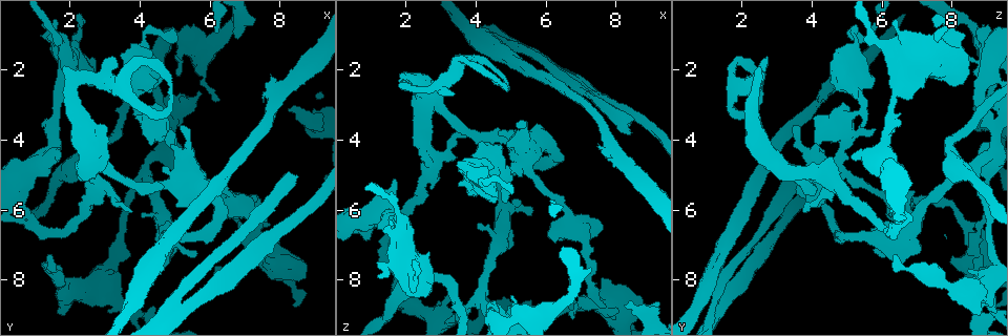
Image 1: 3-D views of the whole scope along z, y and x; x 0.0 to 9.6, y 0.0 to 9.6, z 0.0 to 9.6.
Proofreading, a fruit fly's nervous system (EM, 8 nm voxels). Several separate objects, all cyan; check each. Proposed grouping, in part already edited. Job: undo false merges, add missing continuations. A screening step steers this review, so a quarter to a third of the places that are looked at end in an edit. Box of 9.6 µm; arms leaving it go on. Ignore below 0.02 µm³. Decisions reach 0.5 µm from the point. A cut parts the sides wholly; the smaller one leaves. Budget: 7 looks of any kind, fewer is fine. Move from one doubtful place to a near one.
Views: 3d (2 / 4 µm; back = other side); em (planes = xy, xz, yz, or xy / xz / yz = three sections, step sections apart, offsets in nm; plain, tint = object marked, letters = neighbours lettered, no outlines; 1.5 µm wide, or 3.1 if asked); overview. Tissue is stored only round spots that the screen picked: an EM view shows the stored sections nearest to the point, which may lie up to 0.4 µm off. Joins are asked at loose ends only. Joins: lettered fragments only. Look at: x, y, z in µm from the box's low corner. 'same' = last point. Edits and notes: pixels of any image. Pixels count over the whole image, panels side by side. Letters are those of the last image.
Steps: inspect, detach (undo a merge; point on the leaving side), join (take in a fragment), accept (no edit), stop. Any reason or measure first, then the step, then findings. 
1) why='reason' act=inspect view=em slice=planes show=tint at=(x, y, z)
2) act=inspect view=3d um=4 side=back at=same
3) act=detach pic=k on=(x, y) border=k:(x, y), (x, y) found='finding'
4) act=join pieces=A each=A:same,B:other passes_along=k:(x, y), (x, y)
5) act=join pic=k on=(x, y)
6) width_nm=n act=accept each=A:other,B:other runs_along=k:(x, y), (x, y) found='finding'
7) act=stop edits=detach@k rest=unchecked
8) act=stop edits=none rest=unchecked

why='an open end' act=inspect view=3d um=2 at=(1.25, 0.65, 7.95)

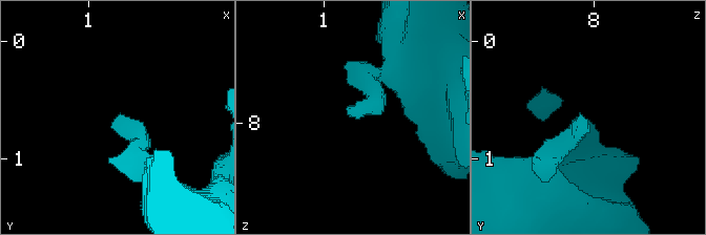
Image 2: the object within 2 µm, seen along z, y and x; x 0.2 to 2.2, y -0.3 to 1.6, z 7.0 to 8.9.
act=inspect view=em slice=planes show=tint at=(1.24, 0.72, 7.94)

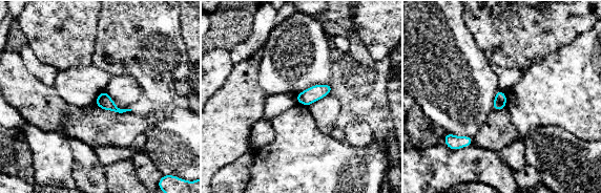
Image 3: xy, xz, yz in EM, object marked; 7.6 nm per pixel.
act=inspect view=em slice=planes show=letters at=same

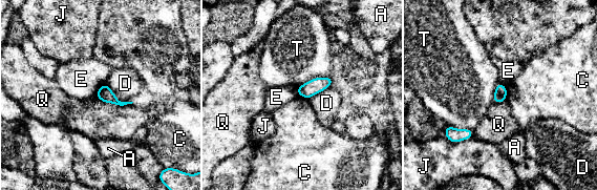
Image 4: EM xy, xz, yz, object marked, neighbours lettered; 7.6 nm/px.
act=accept each=A:other,C:other,D:other,E:other,J:other,Q:other,T:other border=4:(506, 86), (507, 99) found='no lettered fragment goes on from it'

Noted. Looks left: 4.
why='two arms at a narrow angle' act=inspect view=3d um=4 side=back at=(7.85, 3.10, 4.05)

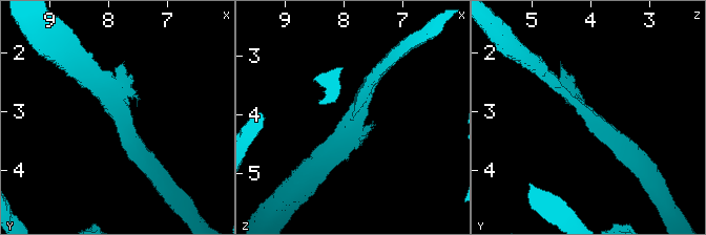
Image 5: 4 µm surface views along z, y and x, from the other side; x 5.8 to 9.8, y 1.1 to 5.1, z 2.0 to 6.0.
arms=3 why='now the EM' act=inspect view=em slice=xy step=4 show=tint at=(7.80, 3.05, 4.00)

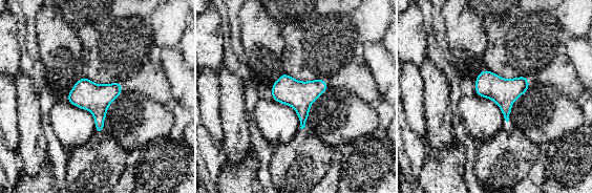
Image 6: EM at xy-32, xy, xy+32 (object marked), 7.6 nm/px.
act=inspect view=em slice=xz step=8 show=letters at=same

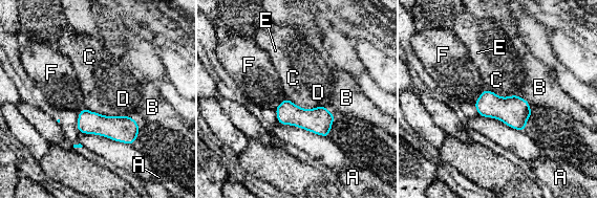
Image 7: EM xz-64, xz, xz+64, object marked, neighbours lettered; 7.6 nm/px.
act=accept each=A:other,B:other,C:other,D:other,E:other,F:other border=7:(485, 88), (502, 96), (510, 95) found='one neuron here'

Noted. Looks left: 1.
act=stop edits=none rest=unchecked

